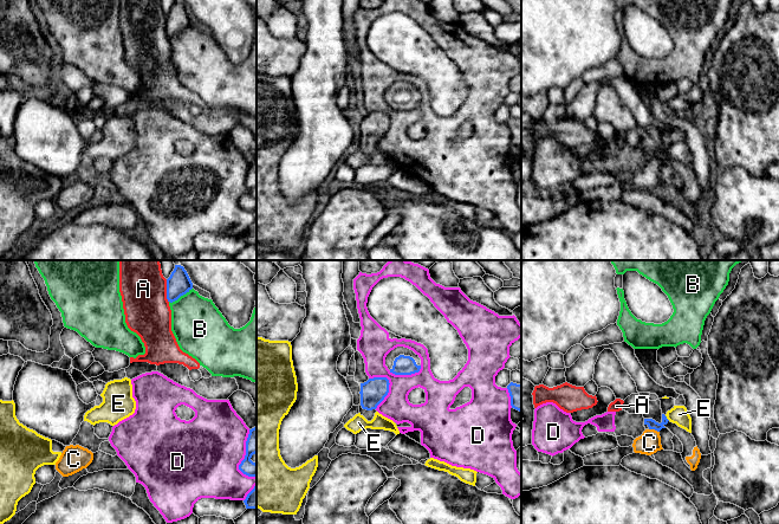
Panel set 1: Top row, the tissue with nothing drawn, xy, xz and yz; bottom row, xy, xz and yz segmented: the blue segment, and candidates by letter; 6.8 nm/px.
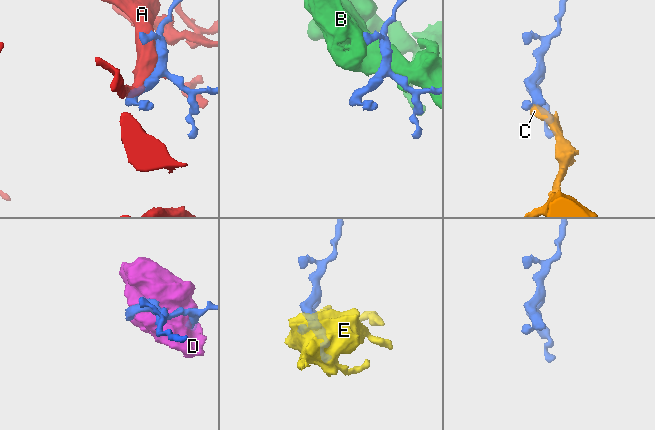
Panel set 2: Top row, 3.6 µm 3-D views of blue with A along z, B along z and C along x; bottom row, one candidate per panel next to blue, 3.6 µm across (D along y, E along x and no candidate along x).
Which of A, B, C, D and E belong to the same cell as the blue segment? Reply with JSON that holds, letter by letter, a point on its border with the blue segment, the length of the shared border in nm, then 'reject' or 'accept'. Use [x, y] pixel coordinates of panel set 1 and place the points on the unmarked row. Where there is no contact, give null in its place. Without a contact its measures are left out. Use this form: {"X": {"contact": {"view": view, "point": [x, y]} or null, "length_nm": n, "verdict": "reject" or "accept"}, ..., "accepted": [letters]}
{"A": {"contact": {"view": "xy", "point": [167, 26]}, "length_nm": 160, "verdict": "reject"}, "B": {"contact": {"view": "xy", "point": [180, 31]}, "length_nm": 190, "verdict": "reject"}, "C": {"contact": {"view": "yz", "point": [654, 163]}, "length_nm": 80, "verdict": "accept"}, "D": {"contact": {"view": "xz", "point": [388, 127]}, "length_nm": 240, "verdict": "reject"}, "E": {"contact": {"view": "yz", "point": [666, 153]}, "length_nm": 50, "verdict": "reject"}, "accepted": ["C"]}

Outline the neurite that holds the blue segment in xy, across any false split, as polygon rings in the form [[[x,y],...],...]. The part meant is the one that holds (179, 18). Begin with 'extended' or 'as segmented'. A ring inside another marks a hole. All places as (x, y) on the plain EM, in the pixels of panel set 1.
as segmented | [[[175,0],[174,6],[167,14],[167,34],[173,38],[181,31],[186,30],[193,24],[193,18],[181,0]]]

